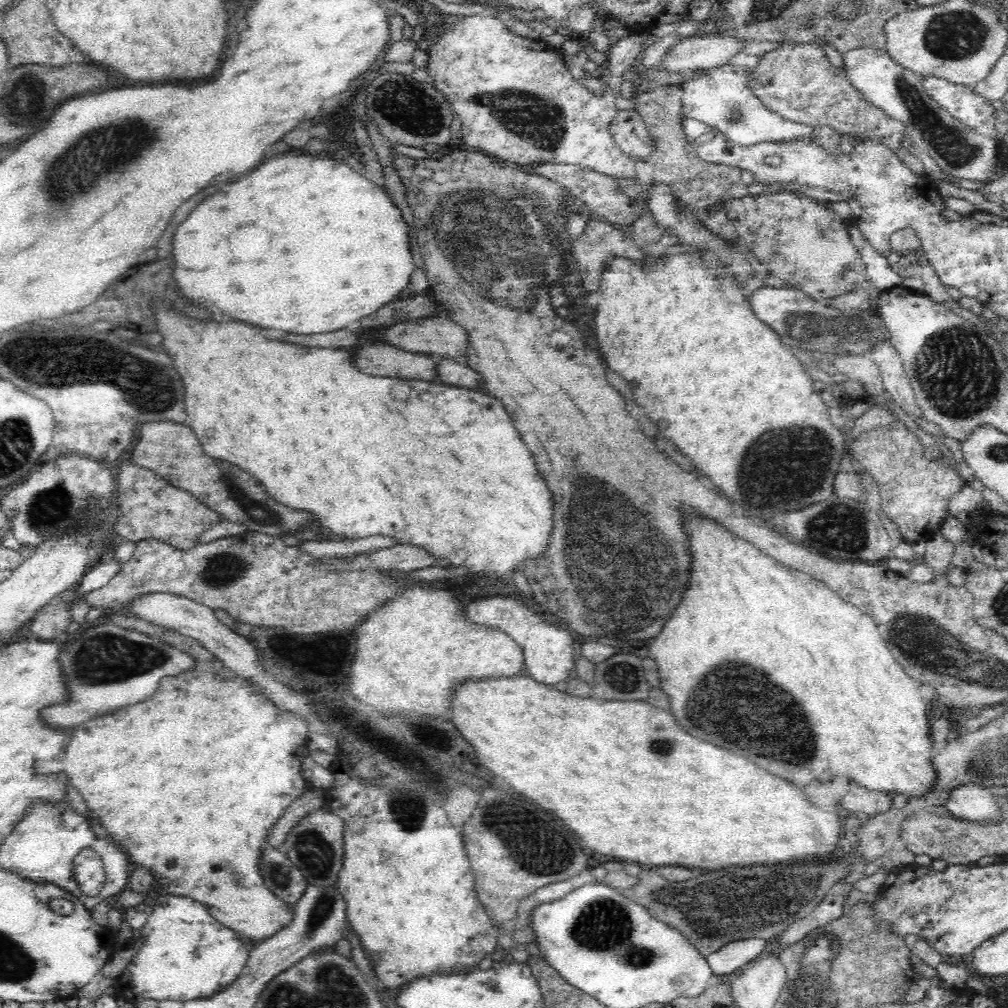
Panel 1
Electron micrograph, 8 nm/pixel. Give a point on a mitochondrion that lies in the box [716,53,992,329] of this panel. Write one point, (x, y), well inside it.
(949, 143)

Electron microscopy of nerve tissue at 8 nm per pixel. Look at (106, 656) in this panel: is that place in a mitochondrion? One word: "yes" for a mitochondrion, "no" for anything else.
yes

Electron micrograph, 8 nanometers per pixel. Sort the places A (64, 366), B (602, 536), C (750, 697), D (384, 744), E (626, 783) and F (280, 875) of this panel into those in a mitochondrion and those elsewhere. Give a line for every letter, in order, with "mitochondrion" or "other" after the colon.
A: mitochondrion
B: mitochondrion
C: mitochondrion
D: other
E: other
F: mitochondrion

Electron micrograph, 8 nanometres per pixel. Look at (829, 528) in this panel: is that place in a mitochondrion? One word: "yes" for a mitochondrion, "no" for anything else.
yes

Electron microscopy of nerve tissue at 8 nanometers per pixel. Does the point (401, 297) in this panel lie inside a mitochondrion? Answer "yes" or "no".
no

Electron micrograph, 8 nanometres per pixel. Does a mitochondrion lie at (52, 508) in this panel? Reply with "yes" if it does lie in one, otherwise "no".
yes

